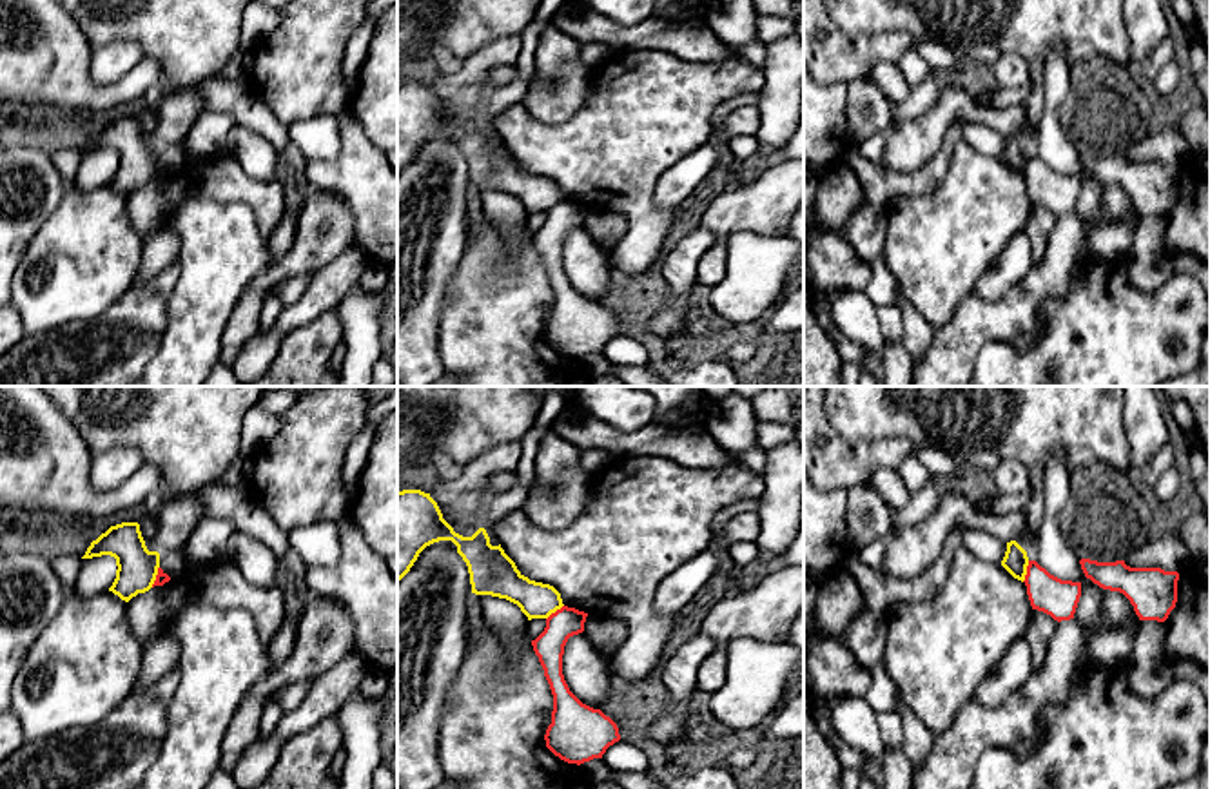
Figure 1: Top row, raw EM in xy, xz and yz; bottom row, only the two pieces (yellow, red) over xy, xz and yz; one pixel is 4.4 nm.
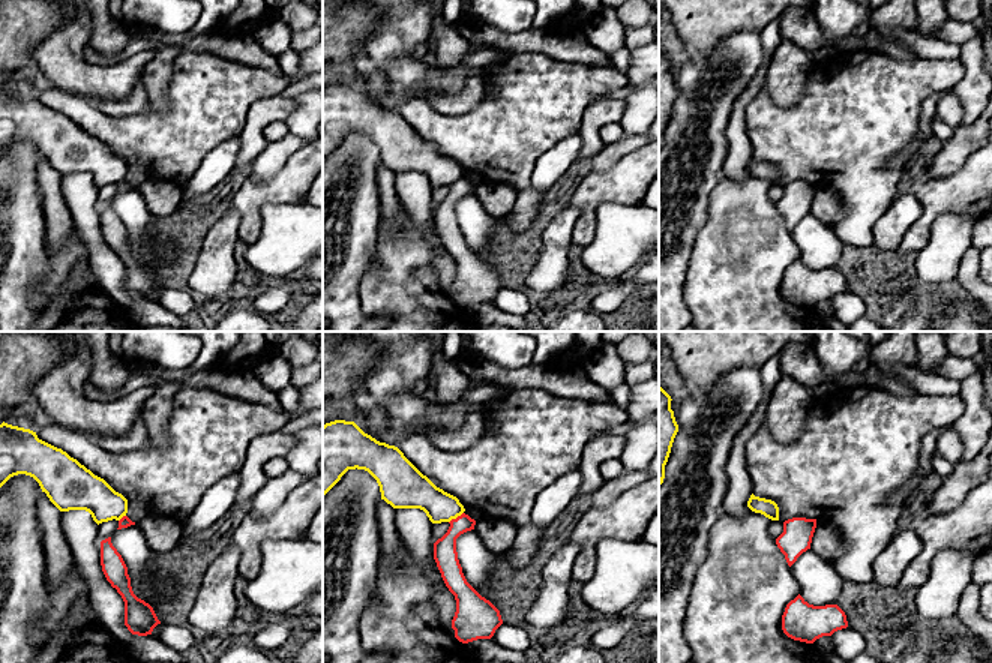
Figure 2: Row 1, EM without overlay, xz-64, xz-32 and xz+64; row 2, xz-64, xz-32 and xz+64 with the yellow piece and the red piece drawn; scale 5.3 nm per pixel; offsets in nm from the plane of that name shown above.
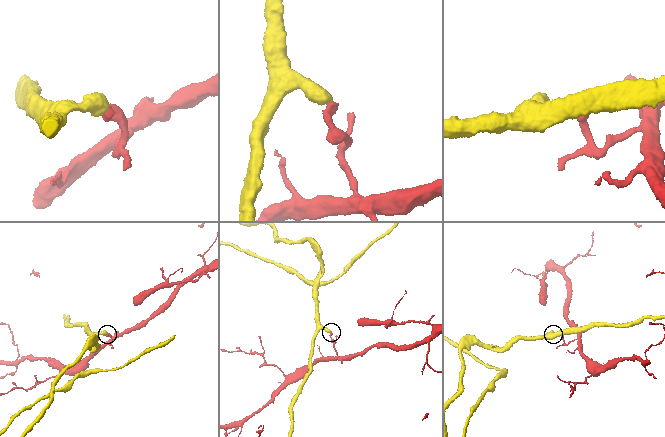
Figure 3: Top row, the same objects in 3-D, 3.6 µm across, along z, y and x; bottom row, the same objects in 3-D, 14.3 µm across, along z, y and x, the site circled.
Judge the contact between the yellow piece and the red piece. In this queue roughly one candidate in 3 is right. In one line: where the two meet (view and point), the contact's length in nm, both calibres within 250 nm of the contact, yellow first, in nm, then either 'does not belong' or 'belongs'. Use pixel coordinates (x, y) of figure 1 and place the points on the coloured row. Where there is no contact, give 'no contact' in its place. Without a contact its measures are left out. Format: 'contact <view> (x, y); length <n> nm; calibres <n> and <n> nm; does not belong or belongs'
contact yz (1025, 572); length 100 nm; calibres 110 and 170 nm; does not belong

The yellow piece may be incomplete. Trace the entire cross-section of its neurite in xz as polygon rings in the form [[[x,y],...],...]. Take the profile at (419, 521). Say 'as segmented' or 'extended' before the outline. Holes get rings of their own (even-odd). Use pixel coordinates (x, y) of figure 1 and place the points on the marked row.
as segmented; [[[421,490],[397,492],[397,582],[419,553],[439,541],[452,541],[468,566],[472,593],[506,599],[532,619],[548,619],[561,609],[561,593],[524,577],[499,546],[490,544],[484,528],[463,537],[443,519],[437,502]]]

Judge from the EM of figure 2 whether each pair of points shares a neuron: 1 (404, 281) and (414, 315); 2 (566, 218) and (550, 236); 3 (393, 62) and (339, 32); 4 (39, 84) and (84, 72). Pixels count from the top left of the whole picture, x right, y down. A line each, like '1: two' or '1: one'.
1: one
2: one
3: two
4: two

